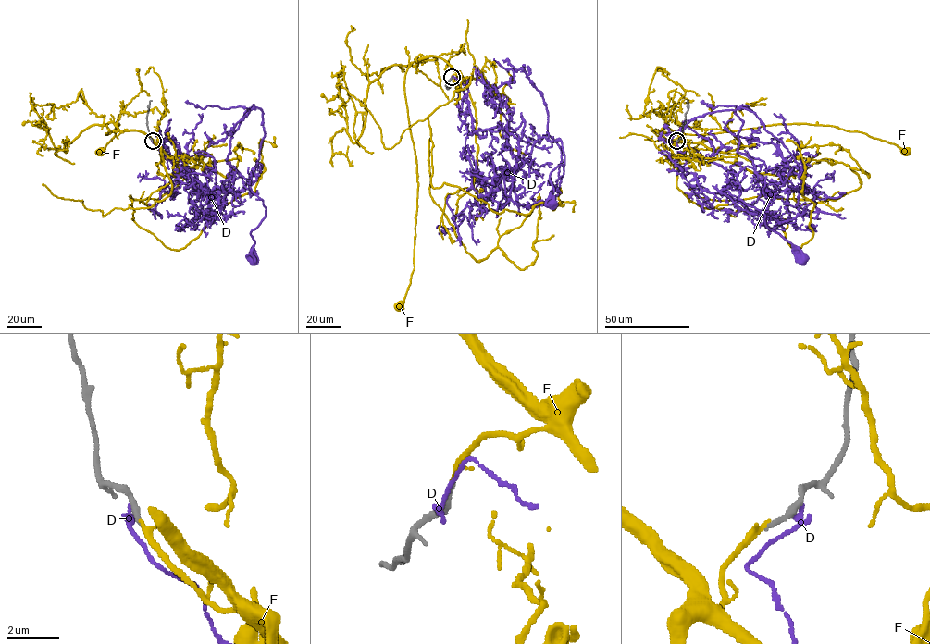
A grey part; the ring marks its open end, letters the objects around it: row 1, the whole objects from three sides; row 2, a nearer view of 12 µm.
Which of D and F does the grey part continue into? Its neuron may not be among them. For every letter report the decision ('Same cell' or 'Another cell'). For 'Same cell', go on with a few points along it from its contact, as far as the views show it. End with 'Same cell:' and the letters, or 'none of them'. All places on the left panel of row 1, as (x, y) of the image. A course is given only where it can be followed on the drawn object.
D: Another cell
F: Same cell. Its course: (152, 141), (146, 134), (136, 130), (105, 134), (117, 123), (115, 135), (100, 151)
Same cell: F

